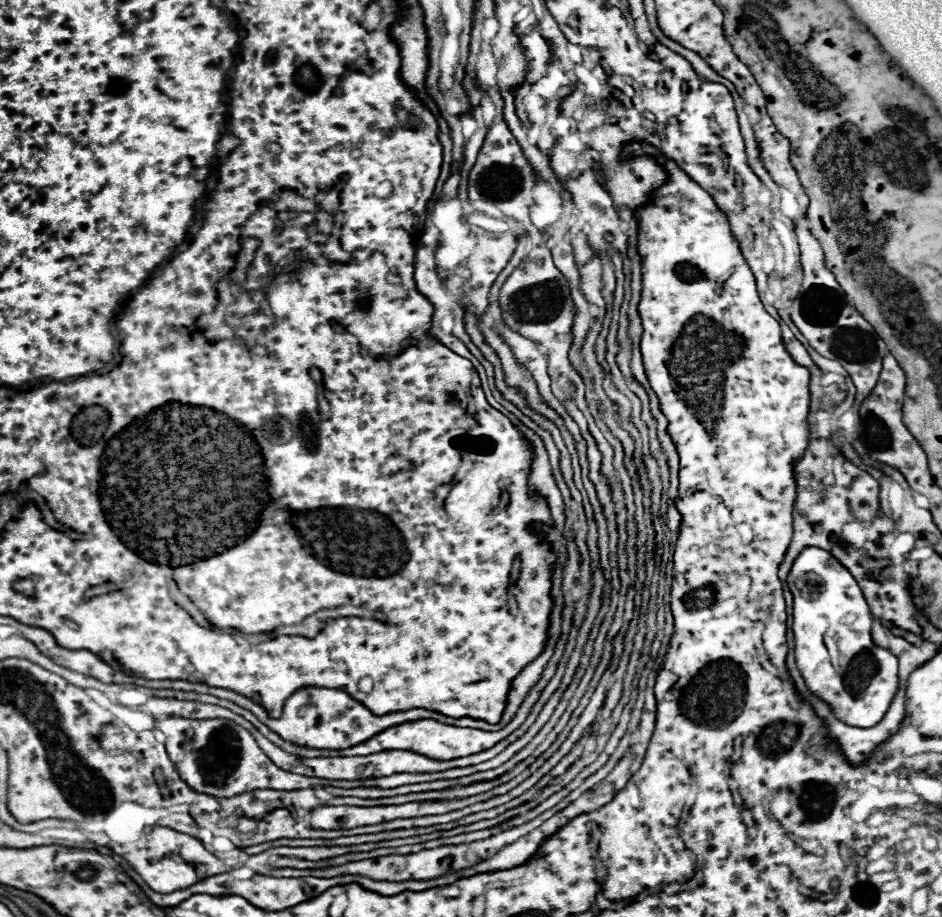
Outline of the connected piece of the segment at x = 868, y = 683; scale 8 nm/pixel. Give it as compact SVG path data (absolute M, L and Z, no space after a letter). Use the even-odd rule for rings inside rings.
M804 548L788 574L788 588L794 596L794 654L806 688L826 702L840 722L856 728L876 726L884 718L894 694L898 692L898 658L890 650L878 648L874 642L864 652L856 648L858 642L854 632L858 634L856 628L860 627L872 628L872 614L854 576L830 552L822 548ZM832 646L838 650L836 664L832 664Z

